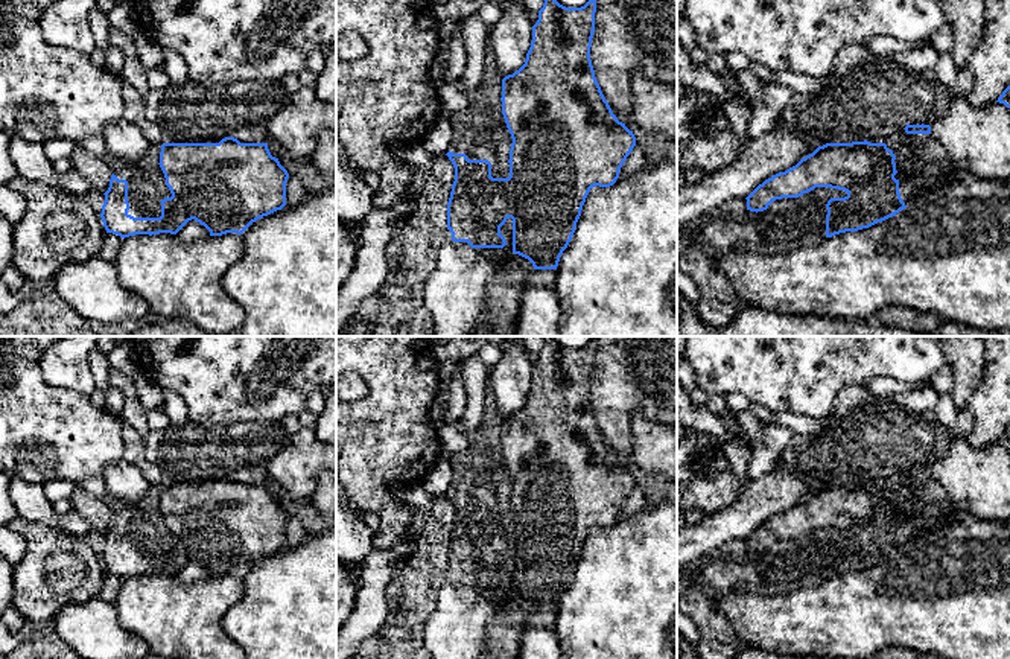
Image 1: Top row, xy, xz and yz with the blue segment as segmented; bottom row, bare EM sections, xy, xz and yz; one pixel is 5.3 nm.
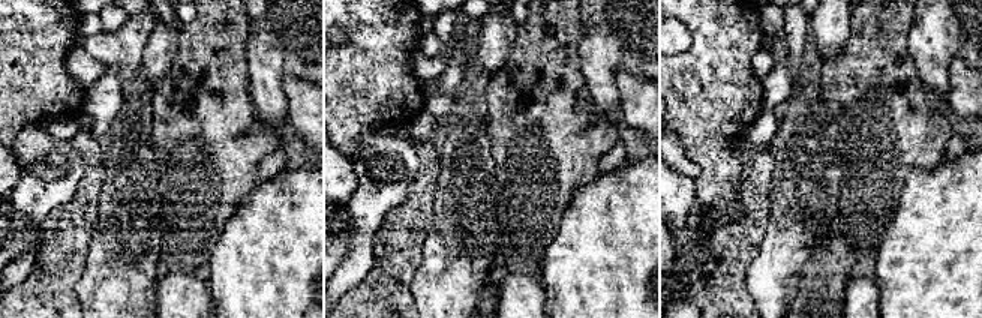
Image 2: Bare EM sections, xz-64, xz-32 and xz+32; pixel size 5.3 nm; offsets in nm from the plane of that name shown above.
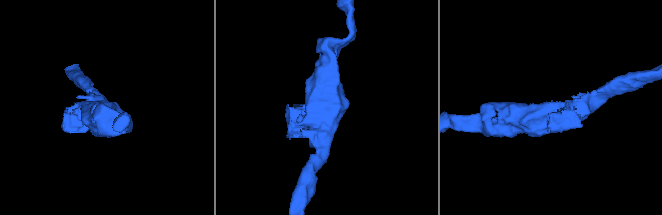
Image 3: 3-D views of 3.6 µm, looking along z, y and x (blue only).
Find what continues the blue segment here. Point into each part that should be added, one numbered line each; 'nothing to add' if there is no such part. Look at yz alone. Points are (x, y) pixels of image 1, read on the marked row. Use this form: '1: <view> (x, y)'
nothing to add

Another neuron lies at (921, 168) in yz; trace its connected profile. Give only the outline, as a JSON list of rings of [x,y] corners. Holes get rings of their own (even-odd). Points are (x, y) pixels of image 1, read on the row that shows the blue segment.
[[[935,140],[926,145],[908,145],[896,154],[894,163],[897,170],[894,178],[899,181],[899,193],[907,207],[939,186],[967,177]]]

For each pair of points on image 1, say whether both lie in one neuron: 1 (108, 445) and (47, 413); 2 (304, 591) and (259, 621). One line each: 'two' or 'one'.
1: one
2: one

